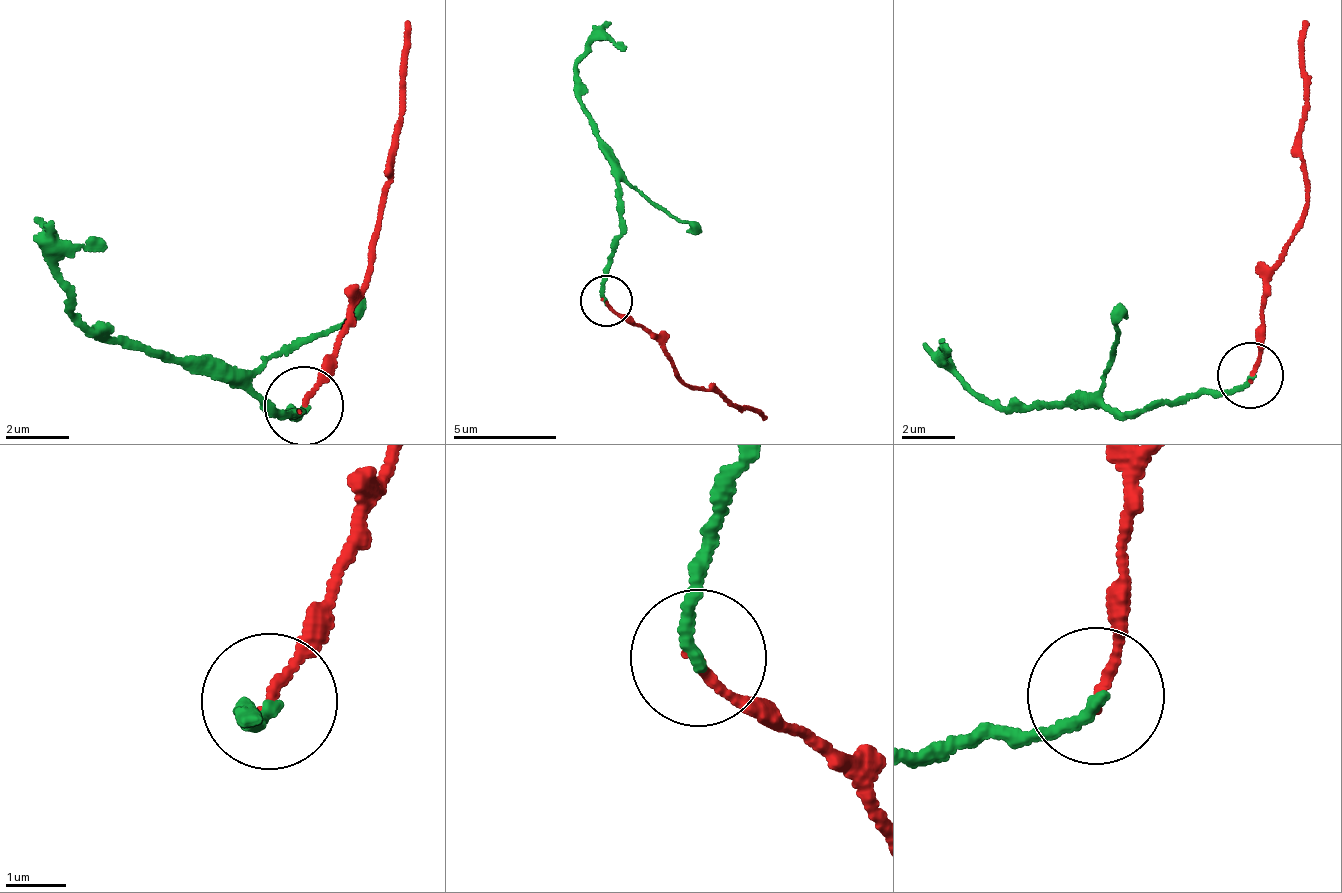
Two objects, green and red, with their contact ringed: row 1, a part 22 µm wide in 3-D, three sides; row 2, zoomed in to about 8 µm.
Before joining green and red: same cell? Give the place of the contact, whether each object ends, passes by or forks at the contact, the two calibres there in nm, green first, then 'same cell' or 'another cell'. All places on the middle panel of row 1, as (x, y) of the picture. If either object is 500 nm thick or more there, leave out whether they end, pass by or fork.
(606, 301) | green ends | red ends | 200/130 nm | another cell

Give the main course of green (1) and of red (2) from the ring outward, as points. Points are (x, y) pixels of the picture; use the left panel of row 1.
1: (301, 407), (304, 416), (270, 409), (199, 359), (110, 339), (66, 313), (62, 257), (104, 241)
2: (301, 407), (379, 238), (408, 24)

